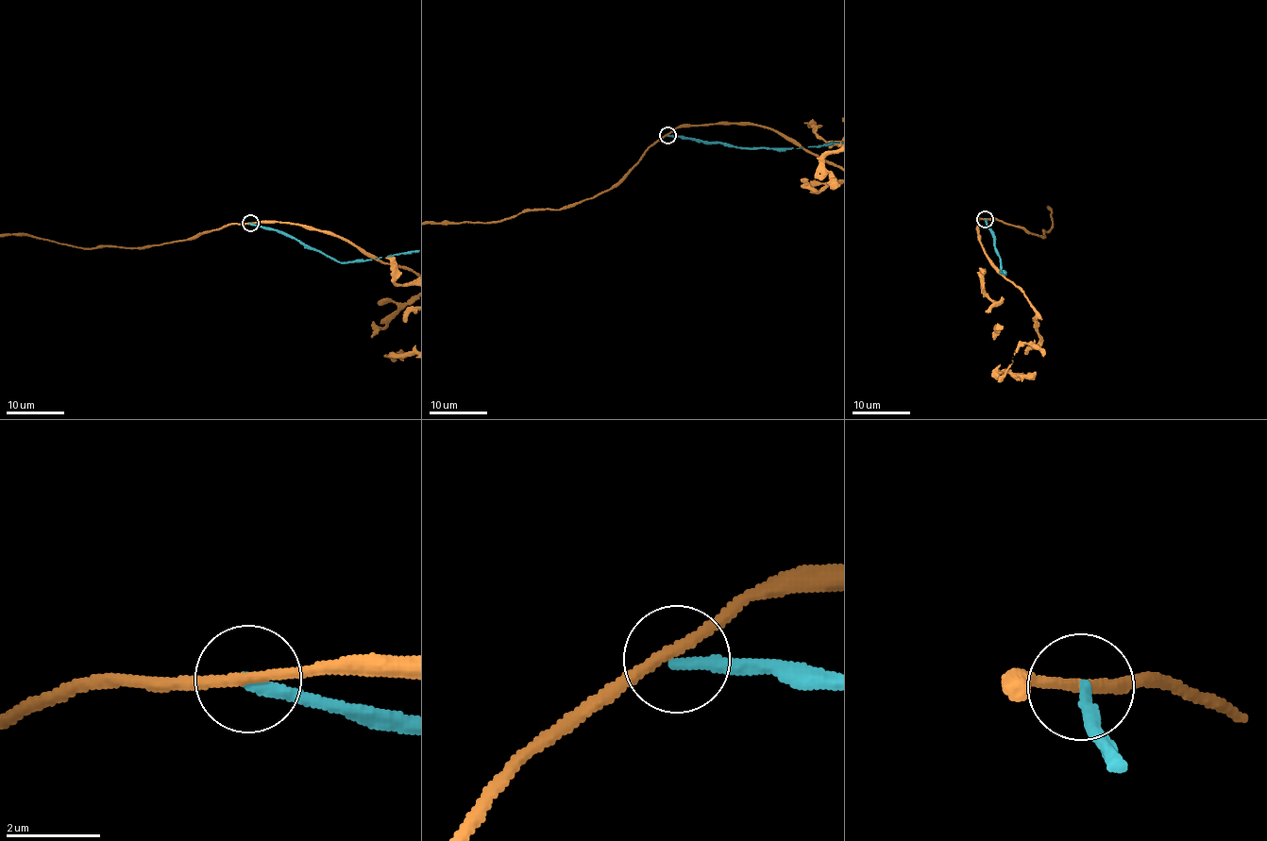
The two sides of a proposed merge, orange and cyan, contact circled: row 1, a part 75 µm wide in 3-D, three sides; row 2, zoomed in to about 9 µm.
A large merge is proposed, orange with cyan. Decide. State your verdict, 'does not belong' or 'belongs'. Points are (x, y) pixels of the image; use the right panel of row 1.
does not belong

